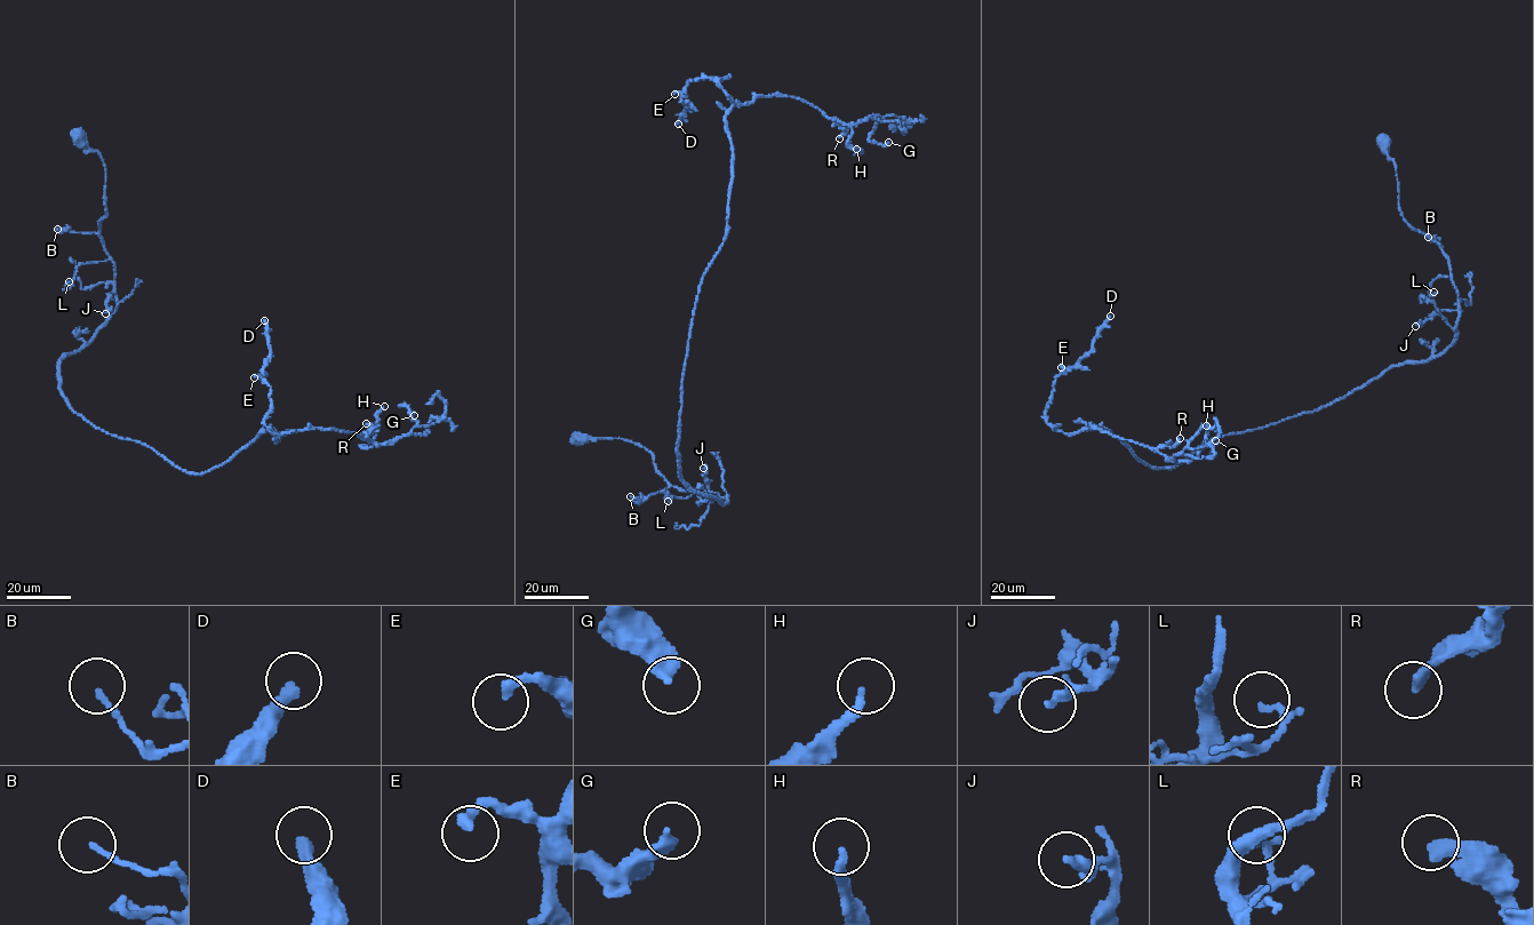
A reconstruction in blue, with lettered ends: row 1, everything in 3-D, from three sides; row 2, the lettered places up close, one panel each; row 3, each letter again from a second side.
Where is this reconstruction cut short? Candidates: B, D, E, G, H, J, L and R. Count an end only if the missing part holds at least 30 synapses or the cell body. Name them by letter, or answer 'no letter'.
D

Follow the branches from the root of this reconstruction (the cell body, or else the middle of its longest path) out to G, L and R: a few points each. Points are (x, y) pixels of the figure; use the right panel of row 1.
G: (1385, 141), (1404, 220), (1447, 258), (1452, 344), (1174, 467), (1085, 429), (1171, 460), (1201, 428), (1215, 440)
L: (1385, 141), (1404, 220), (1437, 242), (1447, 258), (1452, 277), (1435, 279), (1430, 296), (1433, 292)
R: (1385, 141), (1404, 220), (1447, 258), (1452, 344), (1174, 467), (1085, 429), (1156, 449), (1180, 438)

